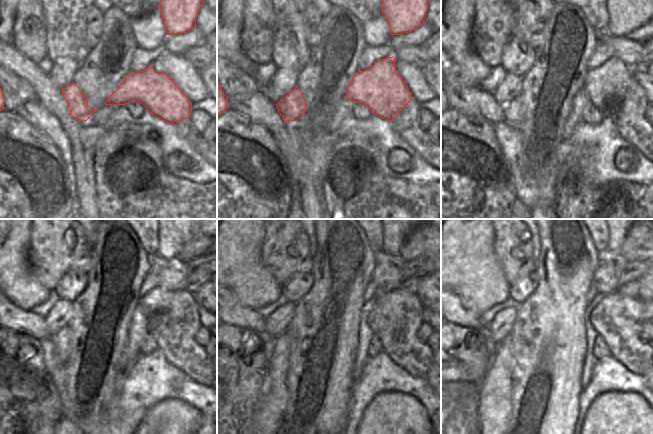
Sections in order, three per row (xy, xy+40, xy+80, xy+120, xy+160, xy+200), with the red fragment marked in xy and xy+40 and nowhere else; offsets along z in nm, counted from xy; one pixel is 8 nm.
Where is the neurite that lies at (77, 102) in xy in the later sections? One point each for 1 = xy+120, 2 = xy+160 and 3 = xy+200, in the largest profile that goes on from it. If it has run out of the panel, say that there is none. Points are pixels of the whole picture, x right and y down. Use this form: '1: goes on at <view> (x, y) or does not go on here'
1: goes on at xy+120 (61, 340)
2: goes on at xy+160 (283, 340)
3: goes on at xy+200 (507, 343)

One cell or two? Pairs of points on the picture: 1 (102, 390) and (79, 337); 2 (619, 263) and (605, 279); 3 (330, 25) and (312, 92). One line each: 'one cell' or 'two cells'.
1: one cell
2: one cell
3: one cell

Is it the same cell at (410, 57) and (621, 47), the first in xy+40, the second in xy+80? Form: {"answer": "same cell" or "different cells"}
{"answer": "same cell"}

